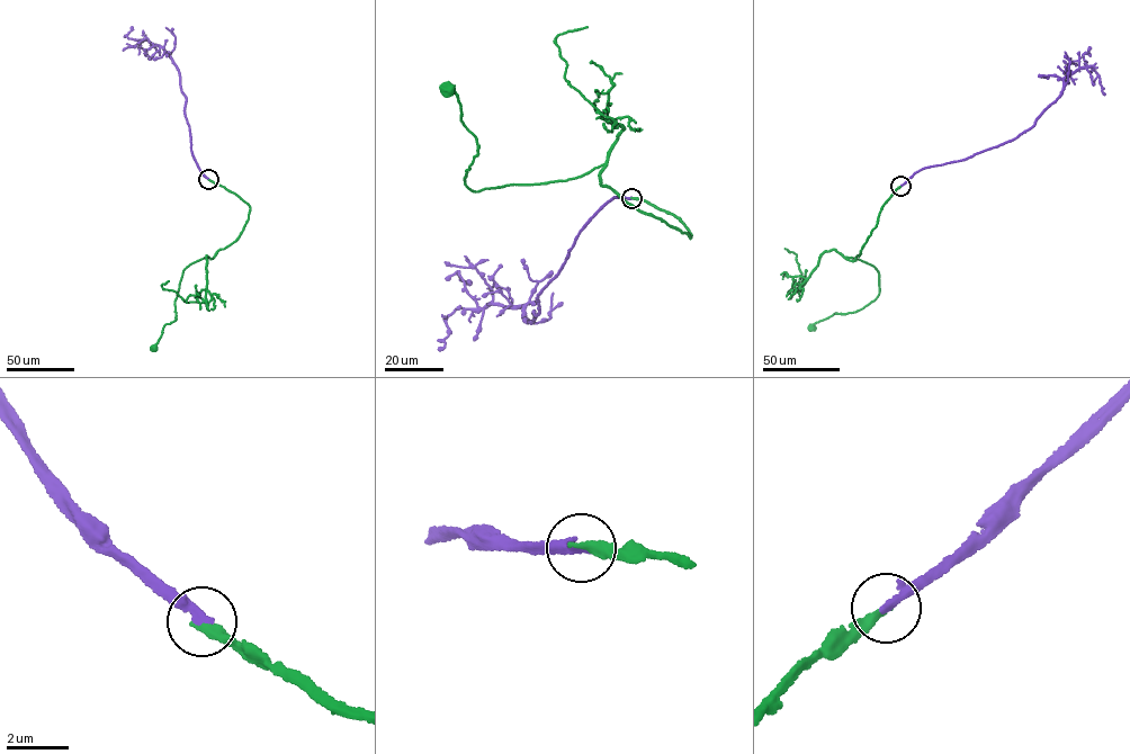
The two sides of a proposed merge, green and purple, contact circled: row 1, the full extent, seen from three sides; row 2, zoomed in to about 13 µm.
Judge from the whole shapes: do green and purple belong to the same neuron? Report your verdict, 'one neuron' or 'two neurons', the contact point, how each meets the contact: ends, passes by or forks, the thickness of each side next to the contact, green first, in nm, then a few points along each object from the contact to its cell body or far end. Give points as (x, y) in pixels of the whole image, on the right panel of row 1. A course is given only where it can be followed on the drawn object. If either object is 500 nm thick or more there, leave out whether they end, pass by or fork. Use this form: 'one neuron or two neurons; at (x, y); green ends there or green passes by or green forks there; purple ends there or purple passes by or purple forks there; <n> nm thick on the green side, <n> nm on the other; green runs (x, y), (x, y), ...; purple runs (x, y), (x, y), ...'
one neuron; at (900, 186); green ends there; purple ends there; 320 nm thick on the green side, 280 nm on the other; green runs (900, 186), (881, 207), (858, 256), (845, 258), (873, 266), (877, 297), (812, 328); purple runs (900, 186), (923, 169), (963, 160), (1027, 131), (1056, 99), (1064, 79), (1081, 68), (1091, 66), (1104, 95)

